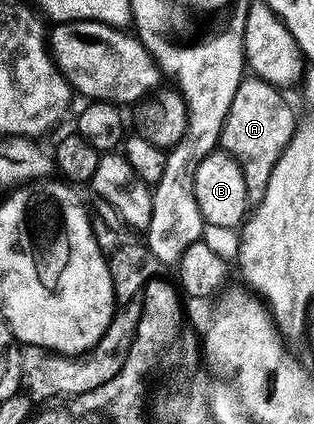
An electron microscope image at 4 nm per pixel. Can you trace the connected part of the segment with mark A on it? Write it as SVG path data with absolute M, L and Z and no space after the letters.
M244 77L233 93L233 105L229 105L227 120L219 138L219 147L232 155L245 177L247 198L257 201L265 193L269 173L273 165L287 148L287 142L296 129L297 118L291 112L289 104L283 100L284 92L258 77Z

